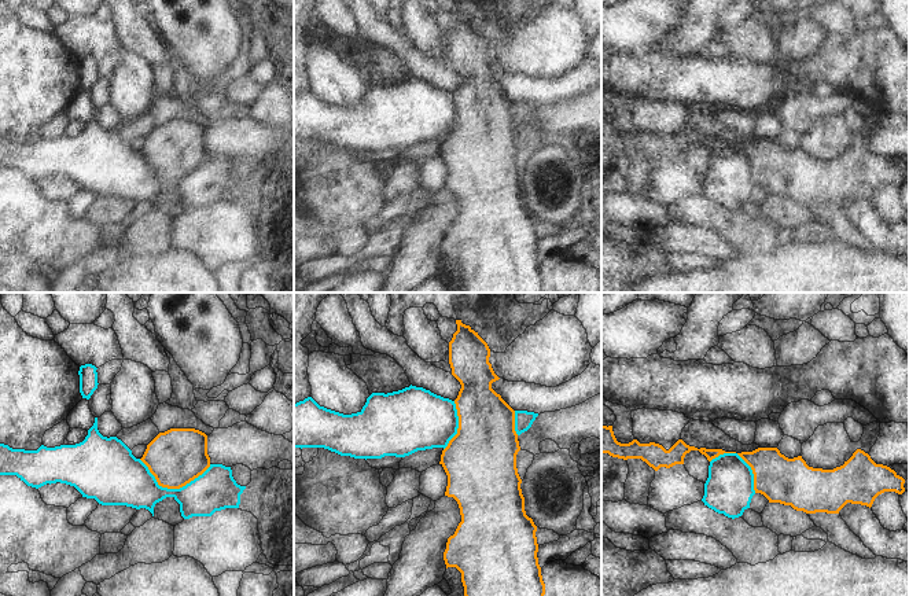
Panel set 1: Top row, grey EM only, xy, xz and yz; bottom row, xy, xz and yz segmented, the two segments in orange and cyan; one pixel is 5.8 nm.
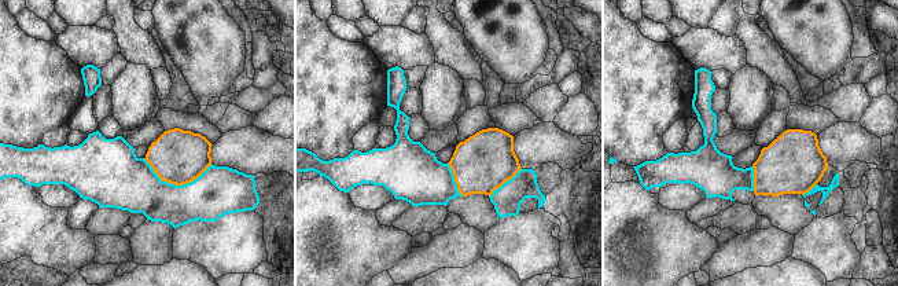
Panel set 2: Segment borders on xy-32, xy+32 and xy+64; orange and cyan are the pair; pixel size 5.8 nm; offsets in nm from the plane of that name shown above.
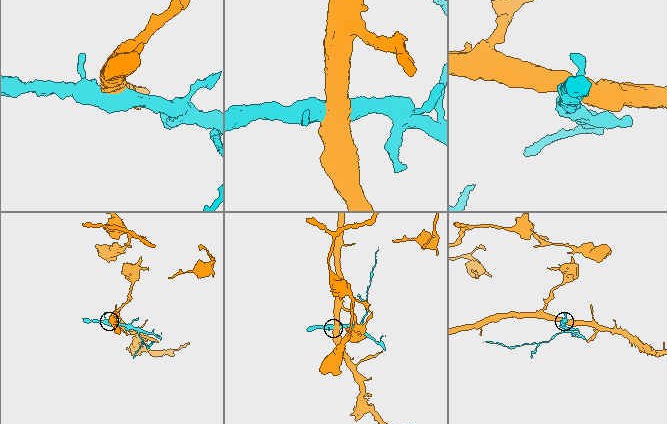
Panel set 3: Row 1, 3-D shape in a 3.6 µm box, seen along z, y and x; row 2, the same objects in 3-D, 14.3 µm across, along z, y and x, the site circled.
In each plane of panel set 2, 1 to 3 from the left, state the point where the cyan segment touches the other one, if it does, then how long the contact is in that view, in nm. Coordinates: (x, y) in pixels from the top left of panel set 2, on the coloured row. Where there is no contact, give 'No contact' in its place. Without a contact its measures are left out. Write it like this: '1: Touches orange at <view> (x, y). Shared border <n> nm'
1: Touches orange at xy-32 (176, 184). Shared border 400 nm
2: Touches orange at xy+32 (504, 182). Shared border 260 nm
3: Touches orange at xy+64 (754, 179). Shared border 140 nm.

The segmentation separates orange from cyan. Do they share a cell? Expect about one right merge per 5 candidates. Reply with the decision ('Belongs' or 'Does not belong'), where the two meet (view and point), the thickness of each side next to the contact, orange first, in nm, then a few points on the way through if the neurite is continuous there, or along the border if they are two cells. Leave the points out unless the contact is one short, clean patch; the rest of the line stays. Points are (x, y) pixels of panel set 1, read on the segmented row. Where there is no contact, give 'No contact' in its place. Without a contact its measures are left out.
Does not belong. Touches orange at xy (172, 488). Thickness 320 nm (orange) against 260 nm.

